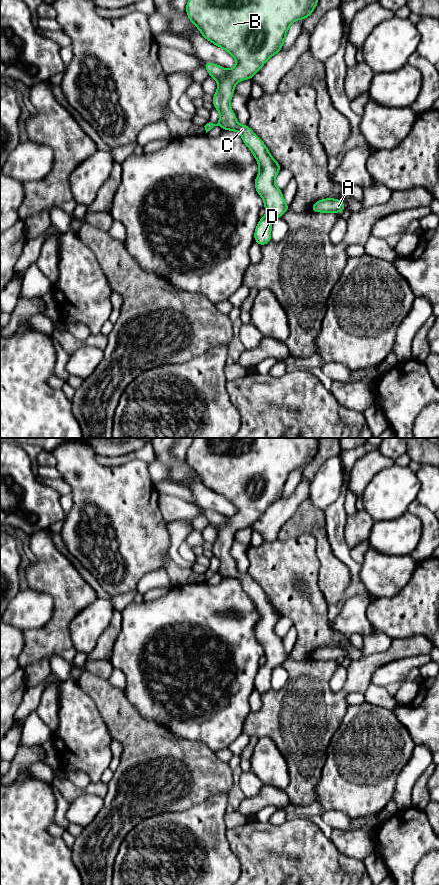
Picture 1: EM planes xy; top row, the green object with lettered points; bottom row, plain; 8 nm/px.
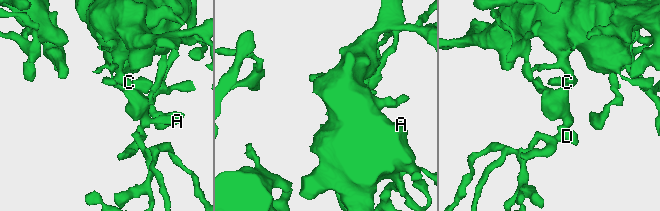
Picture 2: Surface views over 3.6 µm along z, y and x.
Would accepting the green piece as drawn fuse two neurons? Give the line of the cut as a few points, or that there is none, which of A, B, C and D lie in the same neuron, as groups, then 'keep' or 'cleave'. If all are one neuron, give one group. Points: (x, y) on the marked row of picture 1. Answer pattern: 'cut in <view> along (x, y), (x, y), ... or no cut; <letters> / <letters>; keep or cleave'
no cut; A B C D; keep

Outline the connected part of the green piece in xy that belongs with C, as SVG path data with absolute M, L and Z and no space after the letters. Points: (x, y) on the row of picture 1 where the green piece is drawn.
M188 0L186 12L201 35L236 59L232 69L205 62L203 67L218 83L213 105L220 113L217 124L207 123L206 133L214 126L237 131L259 165L254 185L264 201L266 215L260 218L254 241L263 246L271 241L272 220L282 217L289 205L275 184L281 169L263 141L248 125L241 125L230 107L235 85L252 79L268 59L279 53L289 26L308 18L318 0Z

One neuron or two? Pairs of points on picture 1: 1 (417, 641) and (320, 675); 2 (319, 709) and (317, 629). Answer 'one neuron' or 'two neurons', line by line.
1: one neuron
2: two neurons

